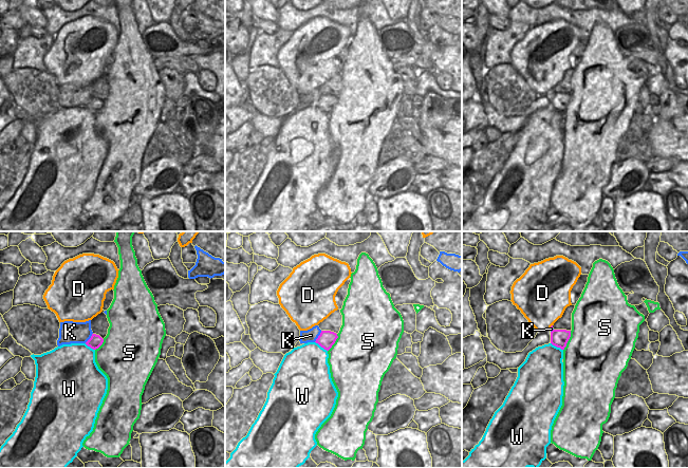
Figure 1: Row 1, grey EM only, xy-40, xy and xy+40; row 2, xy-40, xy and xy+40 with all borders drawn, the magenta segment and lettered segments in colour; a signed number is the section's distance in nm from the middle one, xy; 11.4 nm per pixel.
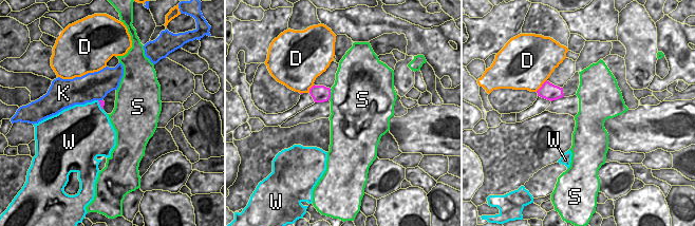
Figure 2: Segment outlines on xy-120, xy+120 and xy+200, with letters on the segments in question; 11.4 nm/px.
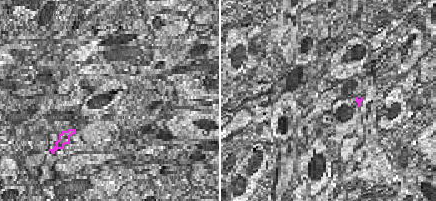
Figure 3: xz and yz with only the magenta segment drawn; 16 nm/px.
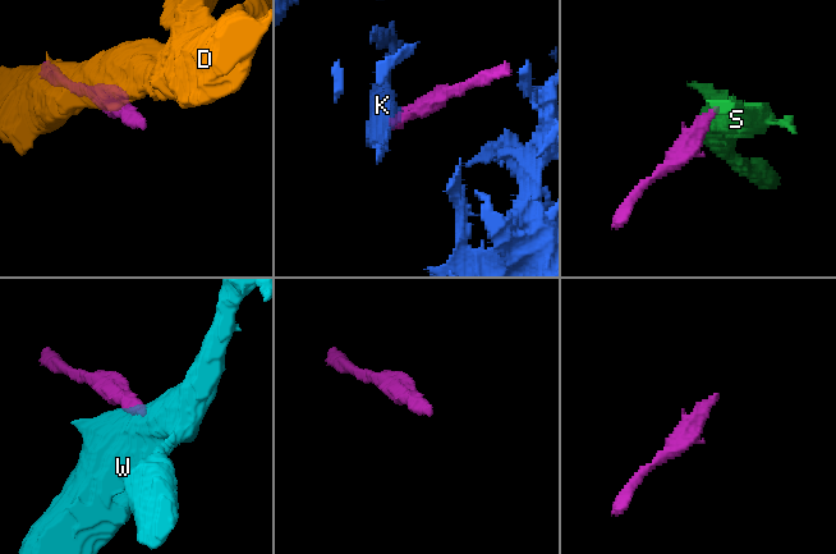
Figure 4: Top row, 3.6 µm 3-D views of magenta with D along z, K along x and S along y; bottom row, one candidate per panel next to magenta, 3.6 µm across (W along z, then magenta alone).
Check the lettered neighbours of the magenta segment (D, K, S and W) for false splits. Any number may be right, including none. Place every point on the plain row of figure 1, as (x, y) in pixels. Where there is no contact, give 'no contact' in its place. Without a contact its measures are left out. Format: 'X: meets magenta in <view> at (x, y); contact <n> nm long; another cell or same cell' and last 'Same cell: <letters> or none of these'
D: meets magenta in xy+40 at (551, 90); contact 60 nm long; another cell
K: meets magenta in xy at (318, 99); contact 160 nm long; another cell
S: meets magenta in xy+40 at (568, 104); contact 240 nm long; another cell
W: meets magenta in xy at (321, 110); contact 180 nm long; another cell
Same cell: none of these

